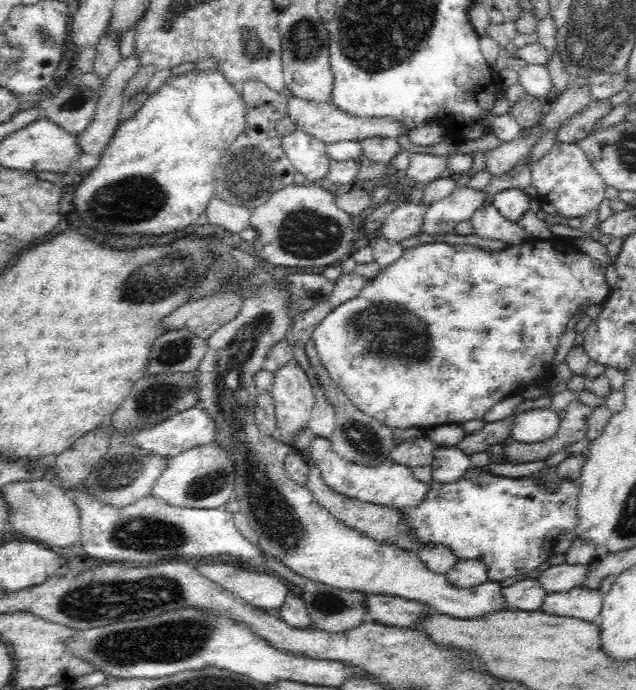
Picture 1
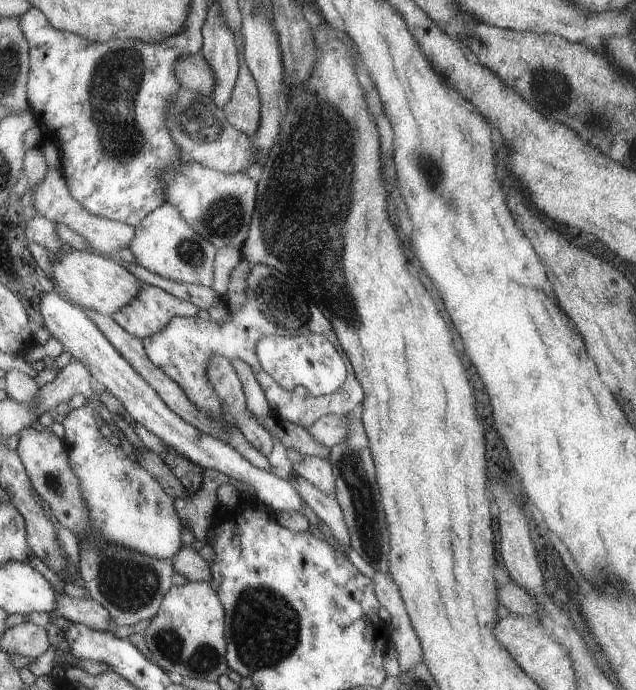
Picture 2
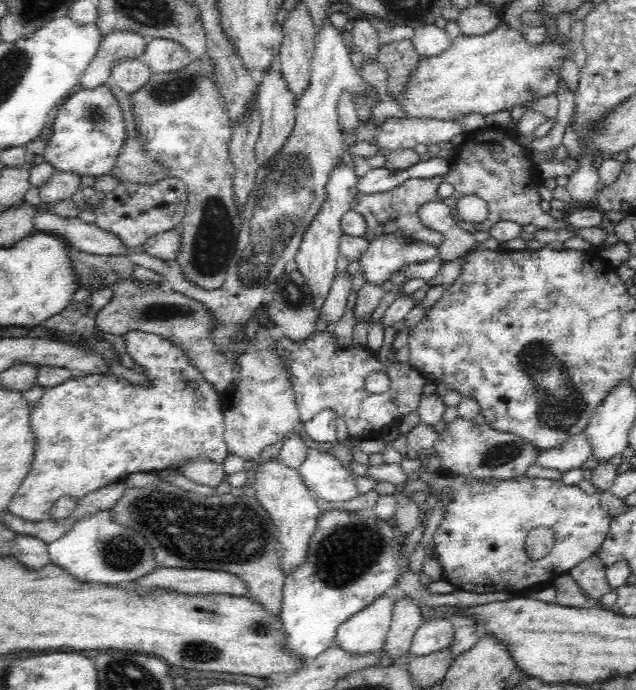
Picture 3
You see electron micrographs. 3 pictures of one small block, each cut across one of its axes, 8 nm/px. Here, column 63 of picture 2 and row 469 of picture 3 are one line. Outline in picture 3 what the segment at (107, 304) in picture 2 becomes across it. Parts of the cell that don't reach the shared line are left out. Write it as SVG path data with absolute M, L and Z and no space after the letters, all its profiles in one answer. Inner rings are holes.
M276 455L266 462L262 462L254 469L256 480L253 483L255 497L260 505L268 510L272 521L278 527L278 541L280 541L280 553L282 553L282 567L286 575L289 570L299 565L306 556L306 547L310 537L316 528L317 520L321 514L316 497L311 494L306 486L300 471L286 466L280 461L280 455Z

